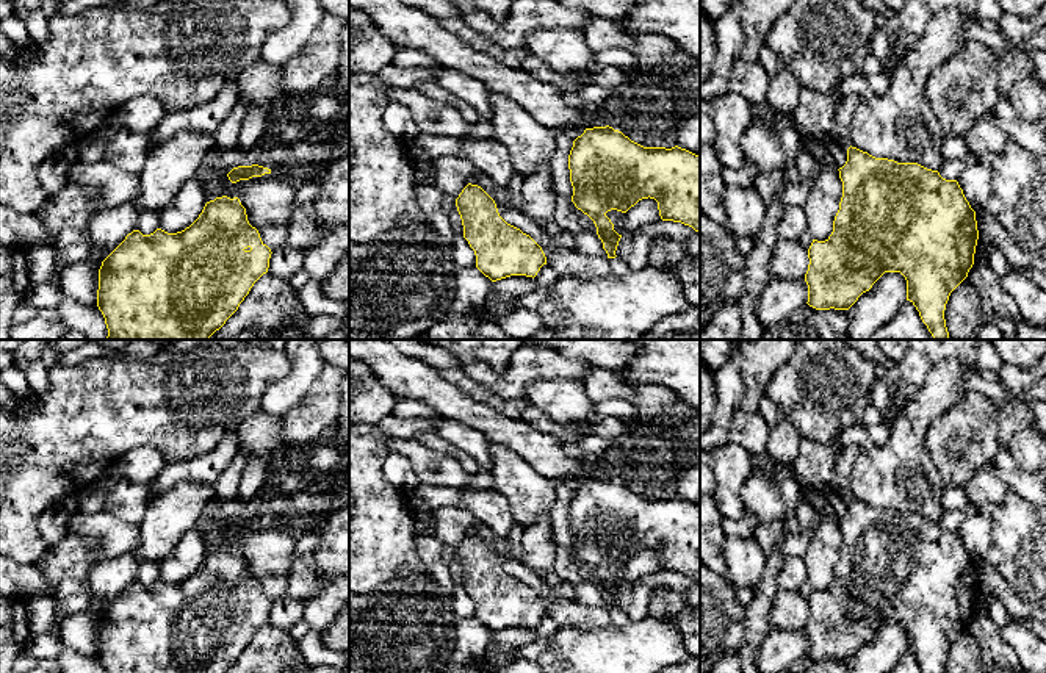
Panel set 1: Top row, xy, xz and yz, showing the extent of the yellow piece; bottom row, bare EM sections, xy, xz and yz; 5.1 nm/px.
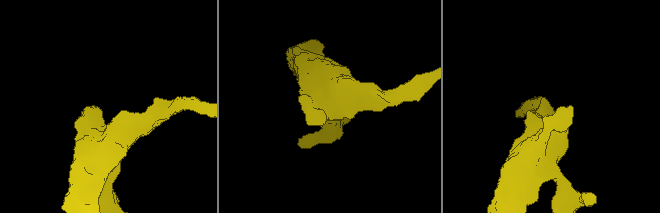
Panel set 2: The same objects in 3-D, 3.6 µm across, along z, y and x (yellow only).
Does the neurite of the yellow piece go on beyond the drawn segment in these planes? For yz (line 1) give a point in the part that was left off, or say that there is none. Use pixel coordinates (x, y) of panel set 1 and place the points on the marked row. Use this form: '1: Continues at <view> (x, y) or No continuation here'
1: No continuation here

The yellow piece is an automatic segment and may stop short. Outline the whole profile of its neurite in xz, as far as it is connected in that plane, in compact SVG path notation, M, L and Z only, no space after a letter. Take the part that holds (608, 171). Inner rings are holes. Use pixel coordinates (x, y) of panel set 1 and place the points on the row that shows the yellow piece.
M609 125L593 127L586 128L573 141L568 169L572 202L593 221L608 258L617 257L622 235L614 230L606 213L611 210L626 213L642 199L650 197L658 202L662 221L681 222L700 233L700 157L686 149L644 147Z

